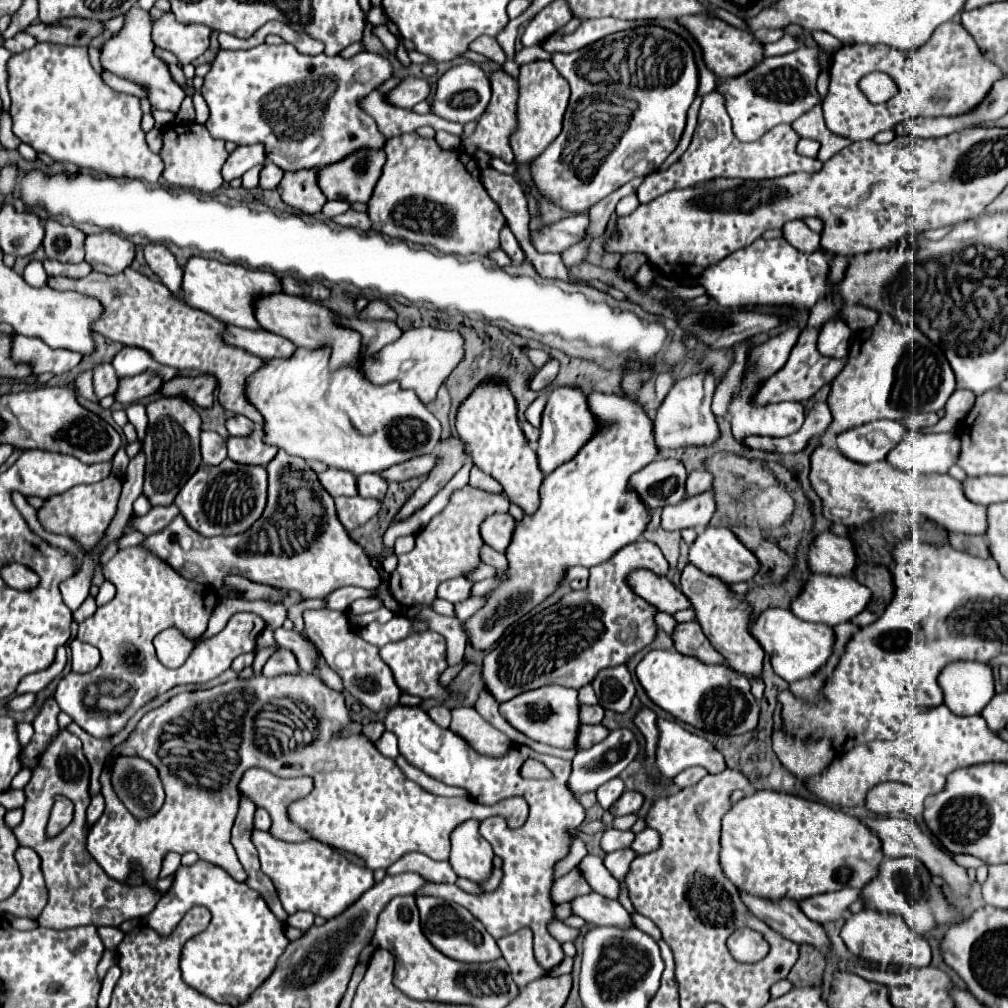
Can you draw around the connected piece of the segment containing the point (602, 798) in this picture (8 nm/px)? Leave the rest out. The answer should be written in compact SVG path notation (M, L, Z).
M612 778L608 780L606 784L602 784L598 790L596 790L596 798L598 798L598 804L608 810L618 798L620 794L624 792L624 782L620 778Z

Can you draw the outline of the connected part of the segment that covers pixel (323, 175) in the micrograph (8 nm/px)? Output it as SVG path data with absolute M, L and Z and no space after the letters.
M360 150L318 172L320 190L328 200L368 202L386 162L384 150Z

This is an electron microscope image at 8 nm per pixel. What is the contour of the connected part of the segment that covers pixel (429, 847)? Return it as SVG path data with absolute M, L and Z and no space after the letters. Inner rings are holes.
M302 670L294 676L284 674L284 676L276 676L276 678L266 678L262 674L254 674L248 680L236 678L236 680L218 684L208 690L176 694L160 708L146 712L142 716L142 720L136 724L134 732L130 732L130 736L124 740L124 744L114 748L116 756L118 754L126 754L126 756L138 754L156 766L156 770L164 782L164 790L166 790L164 806L160 808L158 814L144 818L144 820L136 820L124 808L124 804L120 804L120 798L116 796L116 792L112 788L108 770L102 770L100 784L102 784L102 796L106 800L106 808L104 808L104 814L98 818L98 822L90 828L86 848L88 848L90 856L100 864L100 868L110 878L122 883L125 883L130 874L132 862L138 862L144 866L144 876L148 876L146 883L156 882L156 878L160 874L160 864L168 852L178 852L178 854L196 852L200 856L200 860L220 866L236 882L244 882L246 874L244 874L244 868L238 862L238 856L230 844L230 830L232 830L232 824L234 824L234 818L238 812L238 802L240 802L240 790L238 790L240 776L252 766L266 768L280 778L312 776L314 790L310 792L308 802L290 804L288 818L294 824L298 824L302 830L310 832L310 836L314 840L362 858L366 862L366 868L370 868L370 870L388 868L400 856L404 856L406 852L412 852L412 850L422 852L422 854L430 856L432 860L448 860L450 832L466 820L484 820L488 816L498 814L498 816L506 818L508 828L518 828L528 818L528 802L520 800L520 796L500 800L500 804L494 804L494 806L484 806L466 796L442 798L442 796L434 796L434 794L422 790L418 784L414 784L400 772L400 768L394 764L392 758L384 758L364 734L348 734L348 736L340 738L338 732L344 730L348 724L350 724L350 714L344 704L344 694L328 688L320 680L318 674L306 674ZM274 698L294 698L294 700L302 700L310 708L316 708L318 736L312 744L296 748L292 752L278 754L278 756L270 750L264 752L256 744L256 734L254 734L256 716Z

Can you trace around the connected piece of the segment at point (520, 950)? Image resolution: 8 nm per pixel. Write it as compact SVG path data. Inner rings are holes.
M522 928L510 936L500 938L498 948L512 970L512 980L516 980L520 988L544 976L544 970L538 966L532 952L532 930Z

